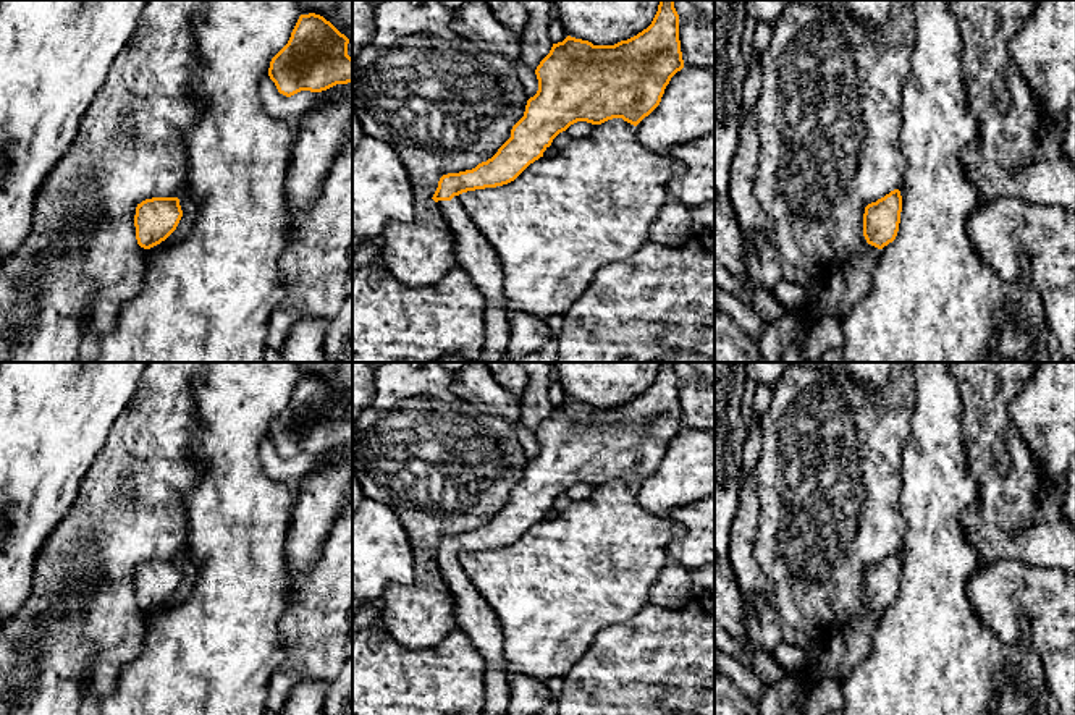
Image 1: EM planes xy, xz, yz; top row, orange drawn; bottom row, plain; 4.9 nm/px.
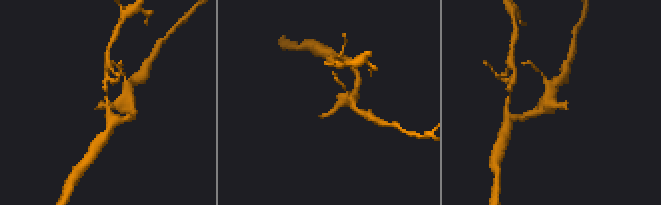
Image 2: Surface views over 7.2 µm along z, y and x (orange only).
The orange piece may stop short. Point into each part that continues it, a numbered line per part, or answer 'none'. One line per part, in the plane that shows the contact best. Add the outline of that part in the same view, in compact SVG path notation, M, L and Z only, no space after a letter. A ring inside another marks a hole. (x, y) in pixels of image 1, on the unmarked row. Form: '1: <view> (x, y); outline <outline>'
1: xz (474, 617); outline M459 558L438 563L446 589L454 599L457 629L466 632L485 660L485 705L482 715L506 715L509 671L504 657L504 632L487 600L472 586Z

